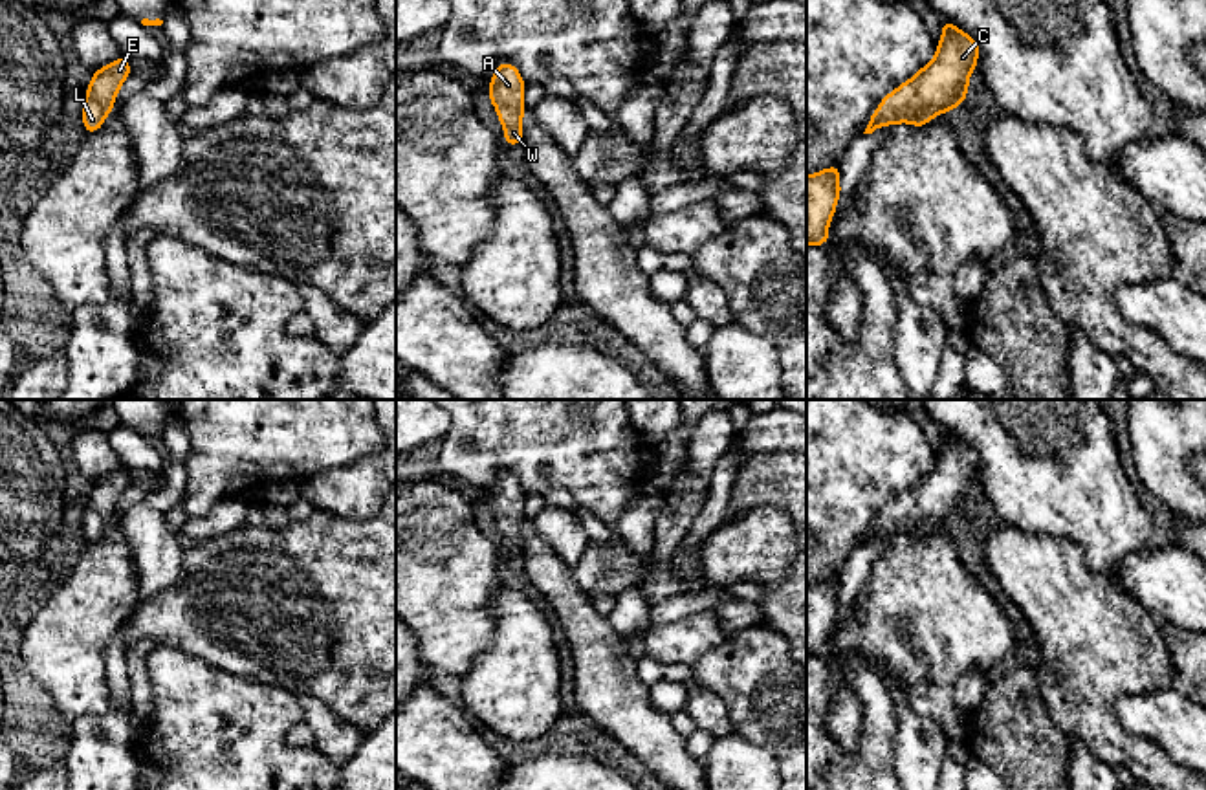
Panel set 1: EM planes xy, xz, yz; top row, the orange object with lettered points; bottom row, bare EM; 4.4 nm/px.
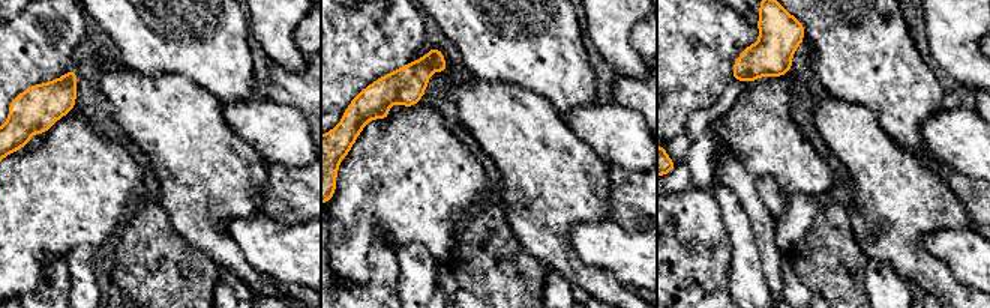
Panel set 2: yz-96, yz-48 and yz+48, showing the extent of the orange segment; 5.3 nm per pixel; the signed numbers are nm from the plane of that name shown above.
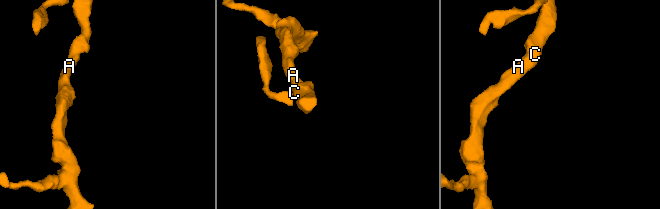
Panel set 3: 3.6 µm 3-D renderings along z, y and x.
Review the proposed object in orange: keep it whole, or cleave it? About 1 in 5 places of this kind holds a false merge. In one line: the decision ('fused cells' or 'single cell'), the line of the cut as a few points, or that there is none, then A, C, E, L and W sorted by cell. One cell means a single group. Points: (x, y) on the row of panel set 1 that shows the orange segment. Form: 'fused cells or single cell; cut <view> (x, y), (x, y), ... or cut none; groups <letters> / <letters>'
single cell; cut none; groups A C E L W

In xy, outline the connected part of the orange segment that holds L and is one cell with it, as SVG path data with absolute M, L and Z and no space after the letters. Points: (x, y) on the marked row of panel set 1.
M126 57L108 62L104 68L93 71L86 97L82 99L82 123L86 134L93 134L103 126L103 121L114 108L119 88L130 71Z

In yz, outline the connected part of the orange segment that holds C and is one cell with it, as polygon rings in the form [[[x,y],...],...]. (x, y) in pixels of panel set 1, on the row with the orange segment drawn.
[[[940,22],[940,26],[942,40],[937,44],[933,60],[882,99],[863,134],[898,123],[920,128],[938,114],[951,112],[968,97],[979,42],[951,22]]]

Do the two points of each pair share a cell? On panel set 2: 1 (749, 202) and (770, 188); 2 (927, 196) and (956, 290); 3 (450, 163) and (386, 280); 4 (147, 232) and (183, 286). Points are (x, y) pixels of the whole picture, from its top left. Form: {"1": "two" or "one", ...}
{"1": "two", "2": "one", "3": "two", "4": "one"}

